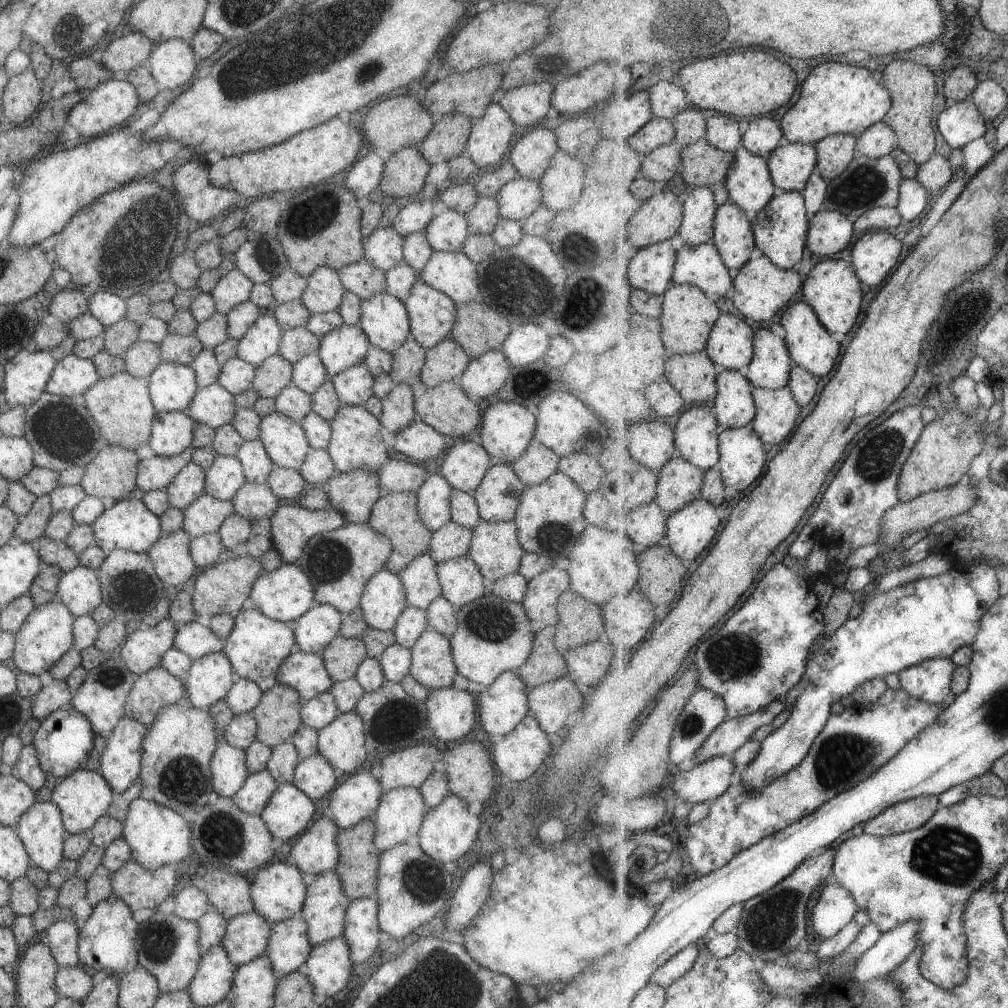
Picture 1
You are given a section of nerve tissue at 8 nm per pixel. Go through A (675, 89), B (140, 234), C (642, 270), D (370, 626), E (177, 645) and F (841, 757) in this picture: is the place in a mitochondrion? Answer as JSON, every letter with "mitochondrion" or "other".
{"A":"other","B":"mitochondrion","C":"other","D":"other","E":"other","F":"mitochondrion"}

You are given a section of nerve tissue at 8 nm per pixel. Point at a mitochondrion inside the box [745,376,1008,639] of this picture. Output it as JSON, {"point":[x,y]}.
{"point":[878,460]}

